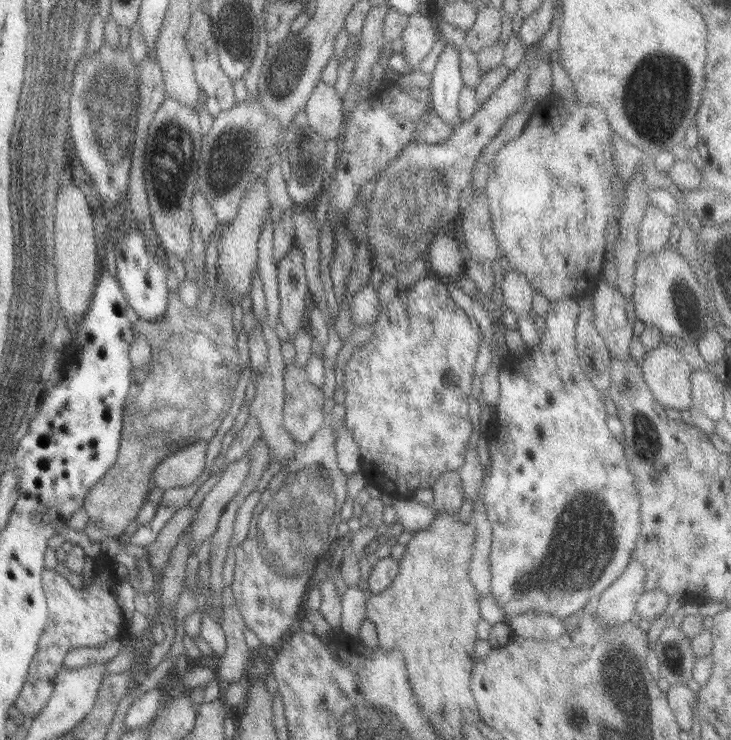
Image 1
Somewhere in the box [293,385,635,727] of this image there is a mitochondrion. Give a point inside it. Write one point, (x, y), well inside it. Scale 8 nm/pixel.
(583, 549)

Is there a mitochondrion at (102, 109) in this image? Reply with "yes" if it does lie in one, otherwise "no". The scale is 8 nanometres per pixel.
yes

